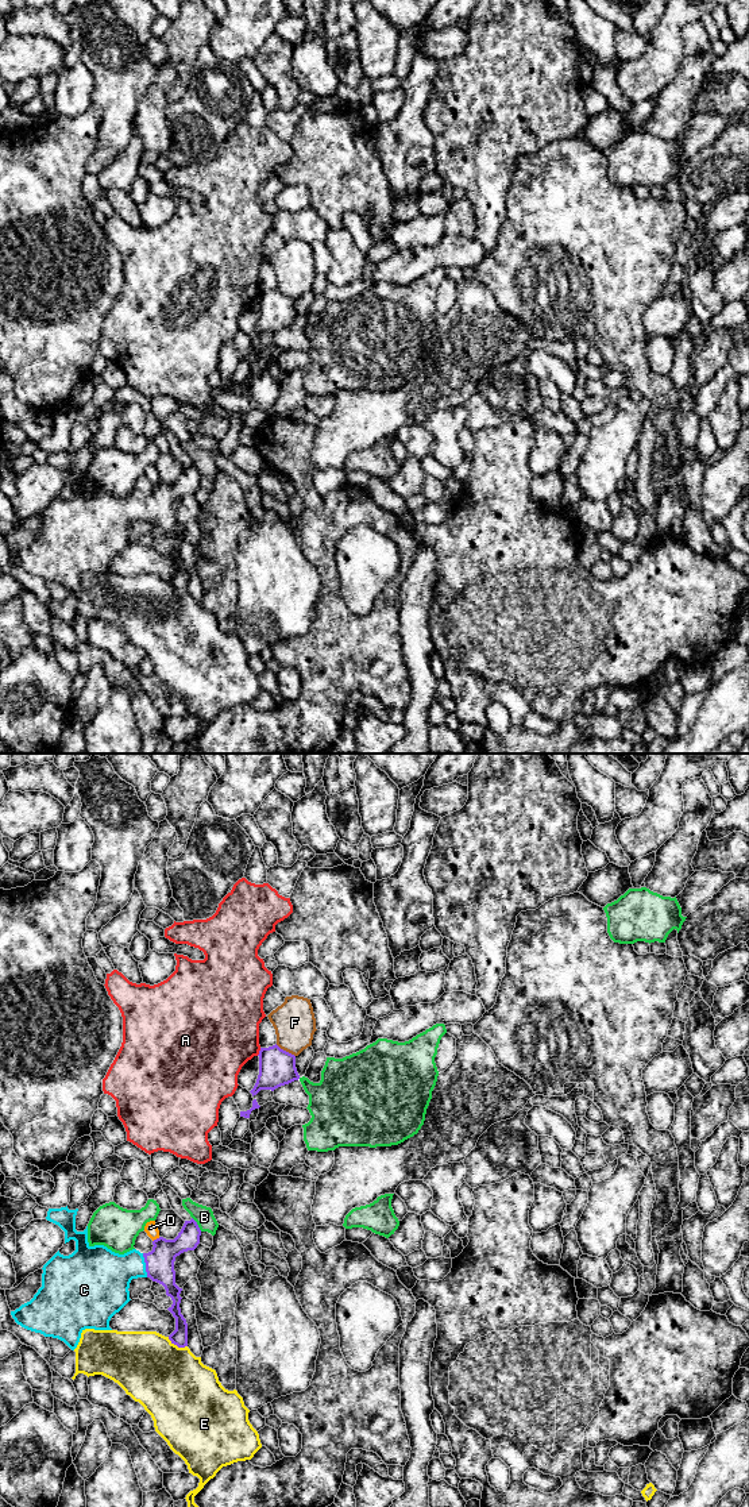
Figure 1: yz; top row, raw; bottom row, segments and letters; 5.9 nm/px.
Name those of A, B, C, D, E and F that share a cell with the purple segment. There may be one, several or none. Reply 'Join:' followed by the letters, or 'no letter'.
Join: C

